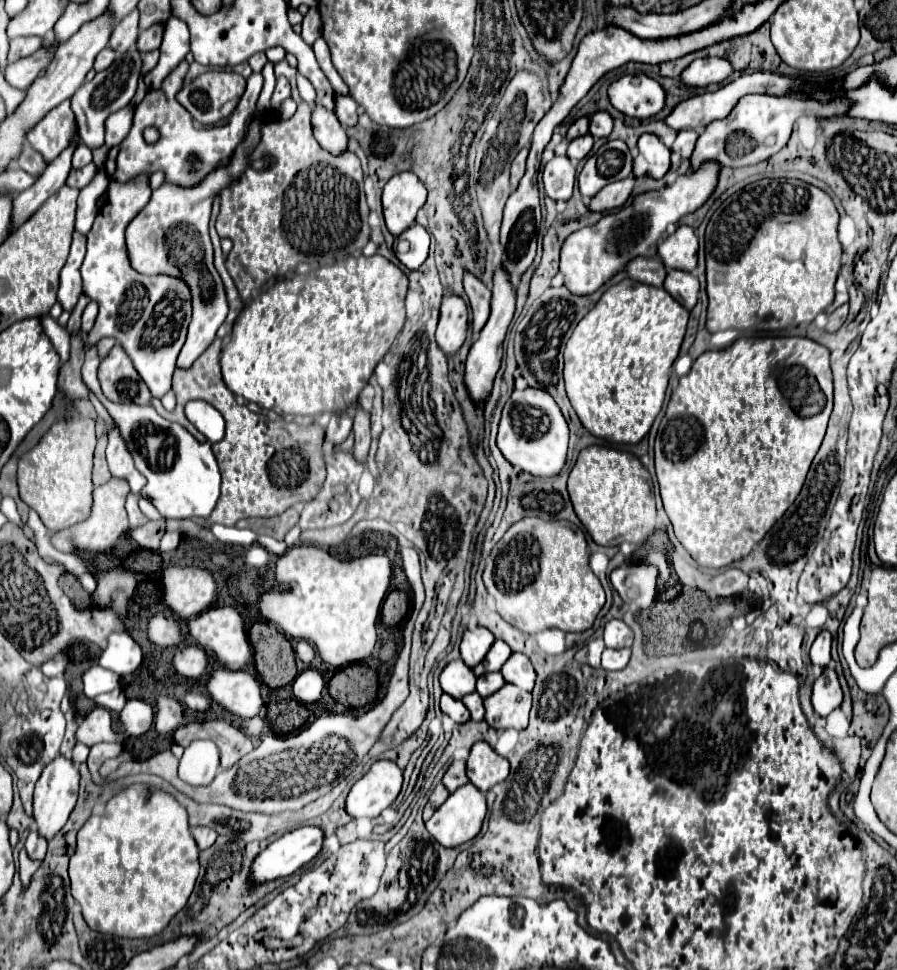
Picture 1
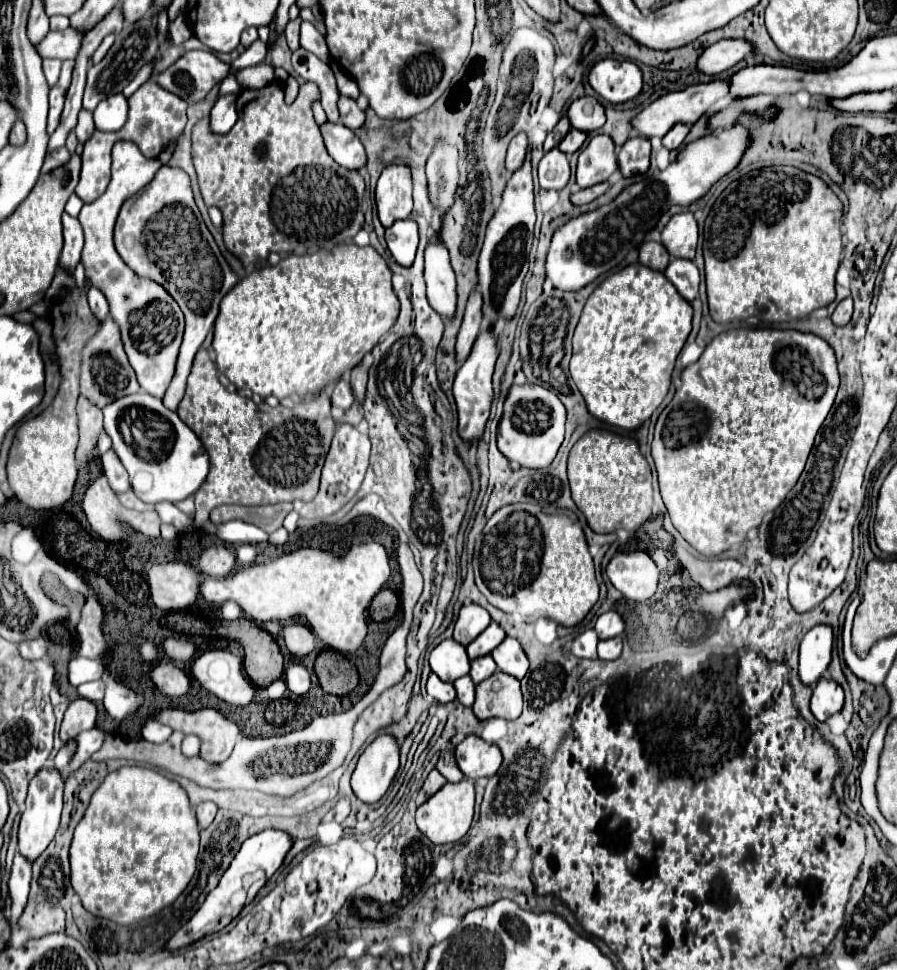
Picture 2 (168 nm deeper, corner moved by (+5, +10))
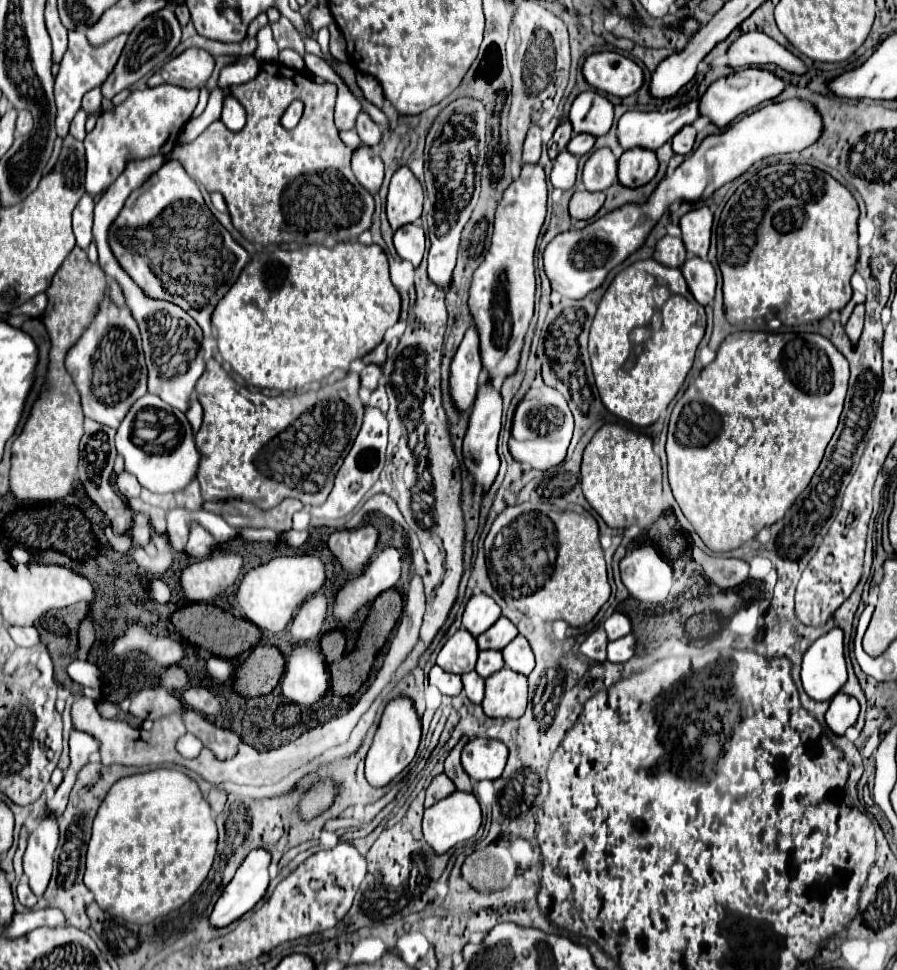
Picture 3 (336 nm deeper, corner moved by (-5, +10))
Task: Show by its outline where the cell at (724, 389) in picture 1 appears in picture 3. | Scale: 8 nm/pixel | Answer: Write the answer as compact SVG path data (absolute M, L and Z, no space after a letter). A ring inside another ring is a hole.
M737 331L731 333L719 347L717 357L713 363L703 367L703 371L697 375L697 379L687 387L683 397L677 401L671 413L669 421L669 431L667 431L667 467L669 467L669 485L671 491L687 517L687 521L695 527L697 535L703 539L703 543L715 551L715 553L725 553L741 547L747 541L753 541L757 533L765 527L771 527L777 523L785 511L795 503L799 493L809 485L813 473L817 471L825 447L829 439L835 433L835 427L839 423L839 415L843 409L845 393L847 393L847 381L849 381L849 365L843 353L827 341L827 337L817 335L817 333L763 333L763 331Z

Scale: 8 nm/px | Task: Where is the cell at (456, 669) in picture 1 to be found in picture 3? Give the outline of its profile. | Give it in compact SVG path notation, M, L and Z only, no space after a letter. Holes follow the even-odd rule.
M459 629L439 651L437 665L445 671L463 675L463 673L469 673L475 669L477 653L479 653L479 649L477 649L475 637L469 631Z

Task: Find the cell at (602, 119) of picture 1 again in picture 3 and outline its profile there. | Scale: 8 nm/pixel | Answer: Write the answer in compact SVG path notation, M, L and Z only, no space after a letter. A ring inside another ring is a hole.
M585 91L573 101L569 121L575 133L589 133L601 137L611 129L613 105L601 93Z

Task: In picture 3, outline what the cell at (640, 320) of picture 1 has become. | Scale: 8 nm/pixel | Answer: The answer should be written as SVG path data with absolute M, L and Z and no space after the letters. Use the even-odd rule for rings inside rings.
M645 259L621 271L605 291L589 333L589 357L603 405L617 417L637 425L653 425L681 389L705 333L705 309L691 297L681 269Z

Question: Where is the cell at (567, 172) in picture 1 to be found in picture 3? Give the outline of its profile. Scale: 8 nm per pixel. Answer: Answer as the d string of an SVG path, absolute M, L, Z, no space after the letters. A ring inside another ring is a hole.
M563 149L557 159L553 161L553 171L551 171L551 183L557 189L571 189L575 185L577 177L577 157L571 155L567 149Z

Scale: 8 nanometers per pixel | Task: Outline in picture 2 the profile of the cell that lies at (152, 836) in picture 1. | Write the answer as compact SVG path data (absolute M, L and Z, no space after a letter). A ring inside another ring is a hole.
M121 767L105 777L91 797L85 817L75 829L71 843L71 885L81 897L89 913L117 921L119 925L133 925L171 905L189 885L199 855L199 827L195 809L191 809L185 789L149 769L149 767Z

